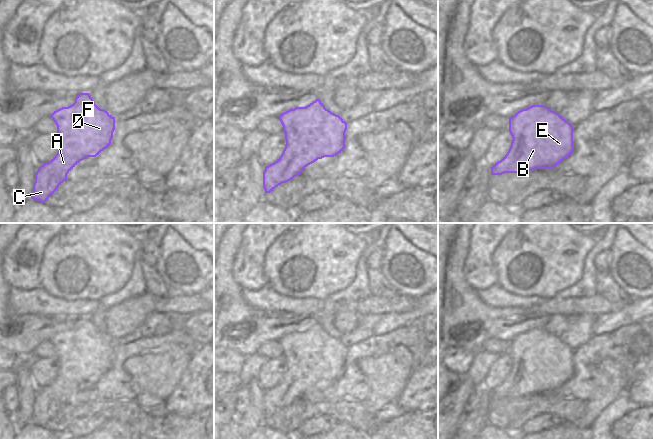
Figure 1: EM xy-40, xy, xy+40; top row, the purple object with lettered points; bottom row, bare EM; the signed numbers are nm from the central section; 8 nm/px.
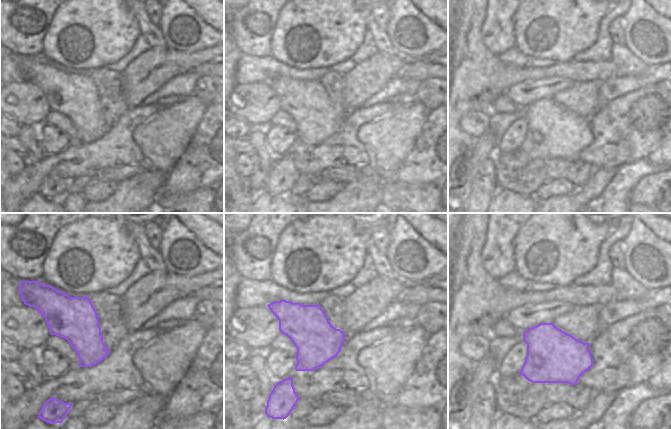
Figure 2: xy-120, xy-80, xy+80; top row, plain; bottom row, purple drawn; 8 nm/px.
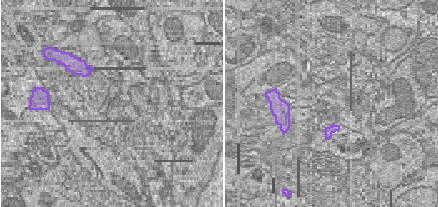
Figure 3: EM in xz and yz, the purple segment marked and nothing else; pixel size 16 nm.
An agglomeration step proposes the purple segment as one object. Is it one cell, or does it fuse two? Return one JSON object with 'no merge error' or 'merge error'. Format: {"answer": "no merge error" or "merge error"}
{"answer": "no merge error"}

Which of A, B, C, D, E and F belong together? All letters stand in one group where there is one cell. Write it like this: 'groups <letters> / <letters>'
groups A B C D E F

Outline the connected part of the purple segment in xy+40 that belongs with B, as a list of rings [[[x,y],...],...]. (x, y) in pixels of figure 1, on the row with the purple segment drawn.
[[[532,105],[509,117],[509,132],[513,138],[511,146],[507,154],[491,167],[491,175],[553,169],[574,150],[573,126],[544,105]]]

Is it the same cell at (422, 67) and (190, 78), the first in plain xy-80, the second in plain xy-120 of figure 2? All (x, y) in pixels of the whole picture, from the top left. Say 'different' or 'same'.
different

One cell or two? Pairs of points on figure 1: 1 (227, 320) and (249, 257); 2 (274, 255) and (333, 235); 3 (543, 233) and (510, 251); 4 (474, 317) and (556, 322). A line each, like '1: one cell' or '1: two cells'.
1: two cells
2: one cell
3: one cell
4: two cells

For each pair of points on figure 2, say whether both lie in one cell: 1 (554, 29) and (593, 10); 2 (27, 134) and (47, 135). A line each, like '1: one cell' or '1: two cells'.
1: one cell
2: two cells

